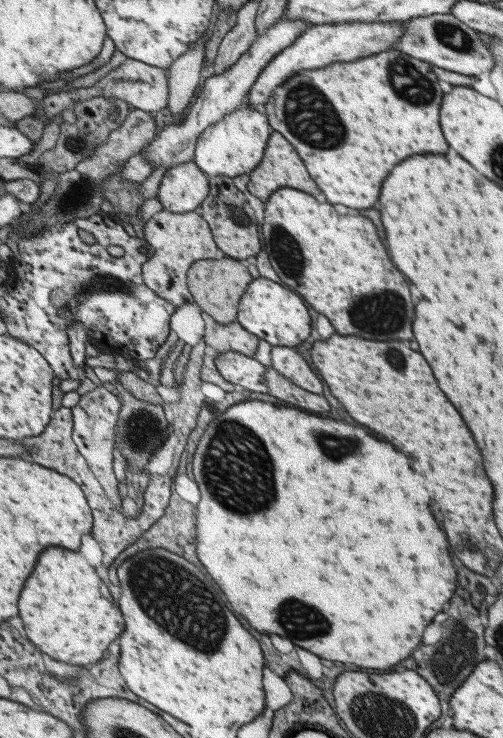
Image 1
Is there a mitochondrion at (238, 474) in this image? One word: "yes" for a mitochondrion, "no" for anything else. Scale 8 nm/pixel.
yes

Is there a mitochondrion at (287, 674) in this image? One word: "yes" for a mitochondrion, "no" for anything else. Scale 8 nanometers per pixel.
no

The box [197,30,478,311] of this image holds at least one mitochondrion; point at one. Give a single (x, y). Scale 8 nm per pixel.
(305, 108)

